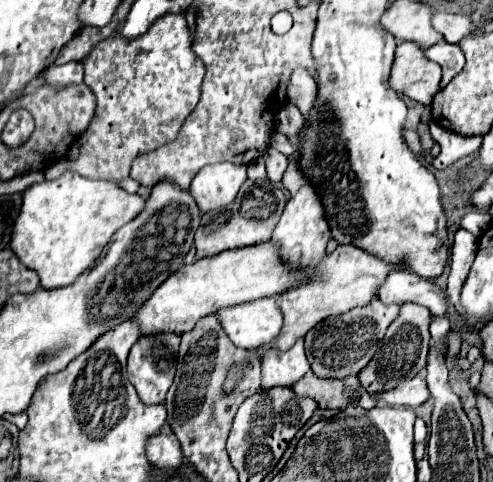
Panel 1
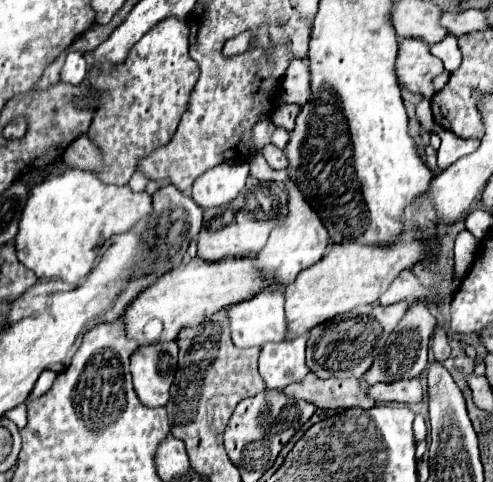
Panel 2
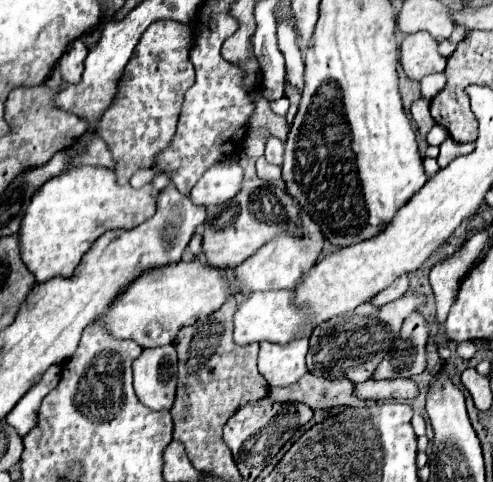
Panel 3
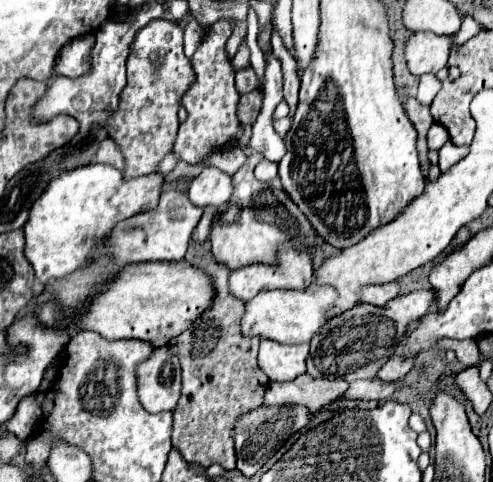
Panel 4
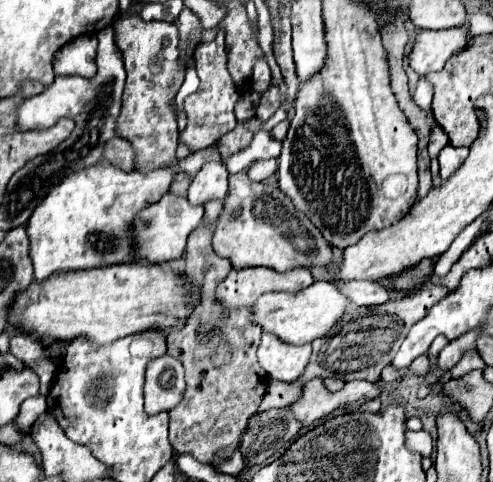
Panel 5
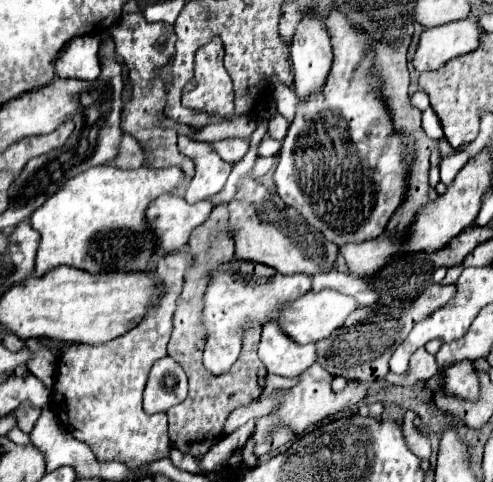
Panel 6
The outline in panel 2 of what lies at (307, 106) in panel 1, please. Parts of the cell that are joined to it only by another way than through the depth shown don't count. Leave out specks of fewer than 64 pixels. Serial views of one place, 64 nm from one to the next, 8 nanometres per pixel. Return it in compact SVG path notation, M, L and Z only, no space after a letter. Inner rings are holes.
M292 60L288 66L288 72L282 82L282 100L286 104L298 104L304 106L308 102L308 92L310 92L310 72L308 72L308 62L304 60Z

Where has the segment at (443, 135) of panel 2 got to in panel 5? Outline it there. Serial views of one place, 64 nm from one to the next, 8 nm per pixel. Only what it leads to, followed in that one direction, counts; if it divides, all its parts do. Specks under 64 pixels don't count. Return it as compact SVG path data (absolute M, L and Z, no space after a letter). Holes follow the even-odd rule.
M446 144L438 154L442 180L446 180L466 160L466 156L468 156L468 148L454 148L454 146Z

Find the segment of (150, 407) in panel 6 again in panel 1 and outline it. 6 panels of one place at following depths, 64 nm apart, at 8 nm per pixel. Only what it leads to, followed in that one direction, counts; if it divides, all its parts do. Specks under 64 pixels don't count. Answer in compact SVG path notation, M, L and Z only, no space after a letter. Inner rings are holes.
M160 332L160 336L140 336L140 340L132 346L128 356L128 380L132 380L132 386L136 388L144 404L164 402L166 392L172 386L174 374L176 374L178 346L180 346L180 334L176 332L174 334Z

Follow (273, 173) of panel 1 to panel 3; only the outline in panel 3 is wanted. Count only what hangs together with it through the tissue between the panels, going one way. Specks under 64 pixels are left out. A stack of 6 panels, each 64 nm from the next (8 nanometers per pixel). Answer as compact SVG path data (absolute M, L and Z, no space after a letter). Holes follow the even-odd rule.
M270 136L270 138L268 138L268 144L266 144L266 152L264 152L264 156L266 156L266 160L268 160L270 164L282 166L282 156L284 156L284 144L282 144L282 142L278 140L278 138Z

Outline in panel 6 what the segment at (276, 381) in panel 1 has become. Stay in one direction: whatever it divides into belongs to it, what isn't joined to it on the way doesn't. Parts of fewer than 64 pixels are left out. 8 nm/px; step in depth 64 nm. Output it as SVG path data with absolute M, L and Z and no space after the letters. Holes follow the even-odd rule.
M266 324L258 346L258 356L270 374L296 378L310 368L316 358L316 346L292 342L276 324Z

